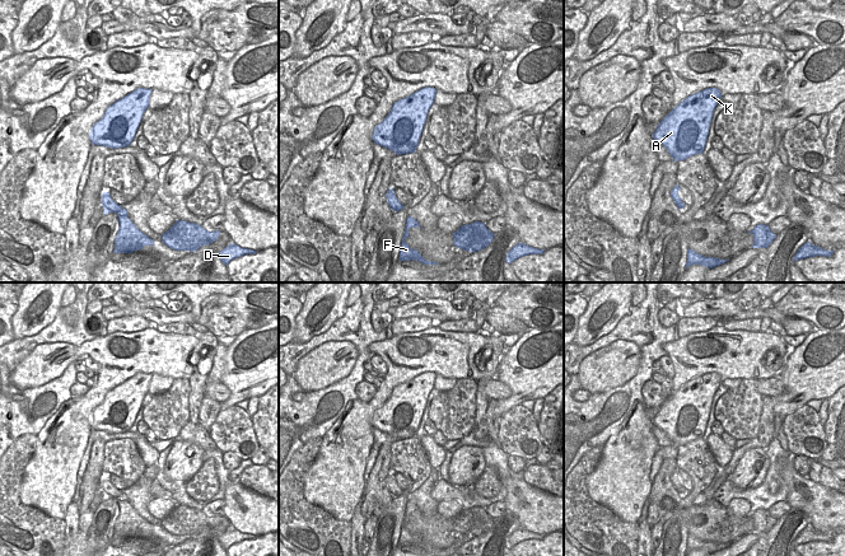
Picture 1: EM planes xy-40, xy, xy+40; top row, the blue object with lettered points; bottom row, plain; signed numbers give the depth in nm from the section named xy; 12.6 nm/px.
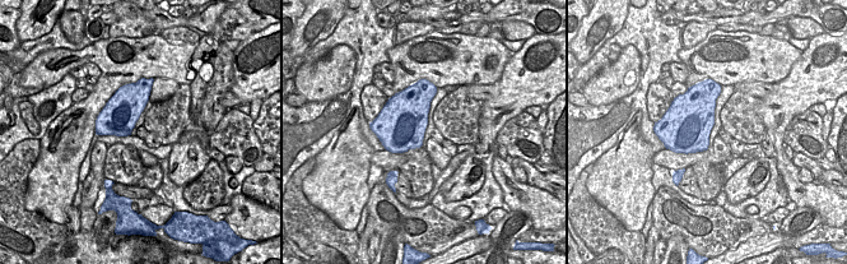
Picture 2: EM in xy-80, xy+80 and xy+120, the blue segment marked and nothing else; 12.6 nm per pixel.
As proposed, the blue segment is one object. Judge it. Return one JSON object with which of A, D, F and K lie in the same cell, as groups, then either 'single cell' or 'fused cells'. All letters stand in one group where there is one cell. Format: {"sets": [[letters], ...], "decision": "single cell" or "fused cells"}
{"sets": [["A", "K"], ["D", "F"]], "decision": "fused cells"}

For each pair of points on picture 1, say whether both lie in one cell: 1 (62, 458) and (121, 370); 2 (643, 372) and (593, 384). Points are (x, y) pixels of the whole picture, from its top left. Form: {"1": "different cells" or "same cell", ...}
{"1": "same cell", "2": "different cells"}

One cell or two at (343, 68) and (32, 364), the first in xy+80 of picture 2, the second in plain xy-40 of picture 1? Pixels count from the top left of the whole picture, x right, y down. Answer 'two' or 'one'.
one

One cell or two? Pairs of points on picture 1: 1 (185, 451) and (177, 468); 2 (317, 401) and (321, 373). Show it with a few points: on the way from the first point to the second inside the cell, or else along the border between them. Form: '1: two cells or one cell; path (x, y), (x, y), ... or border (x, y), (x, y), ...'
1: one cell; path (185, 454), (181, 465)
2: two cells; border (345, 377), (322, 388), (306, 392)

